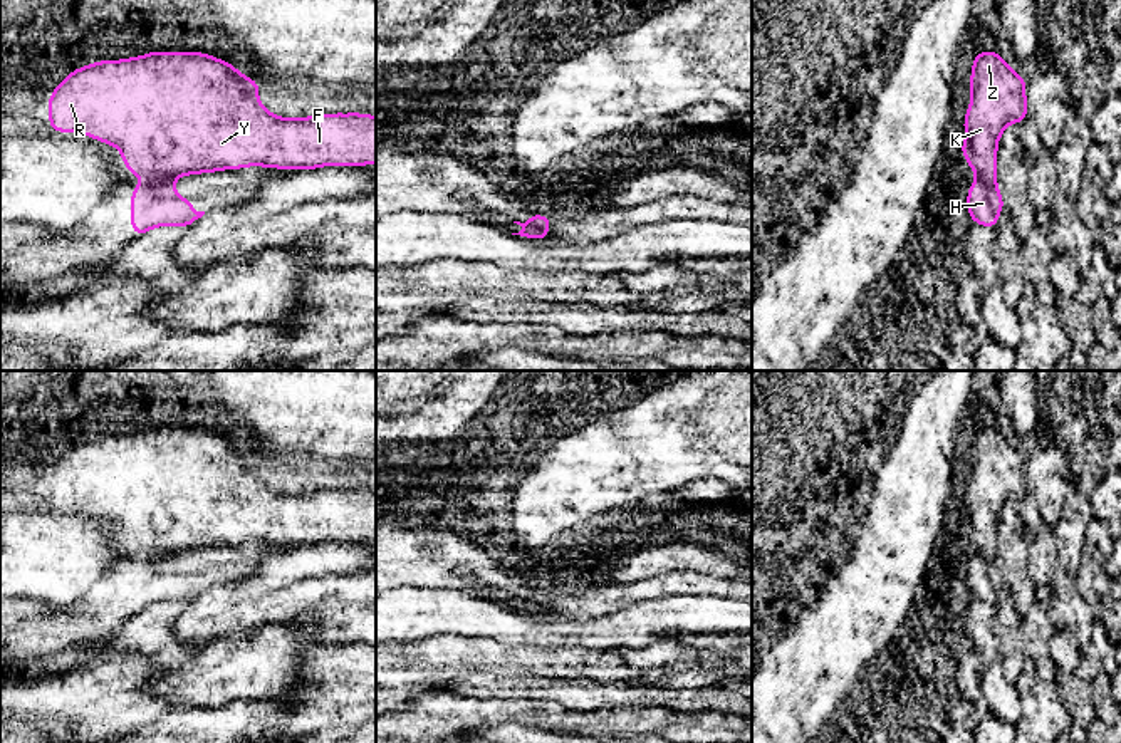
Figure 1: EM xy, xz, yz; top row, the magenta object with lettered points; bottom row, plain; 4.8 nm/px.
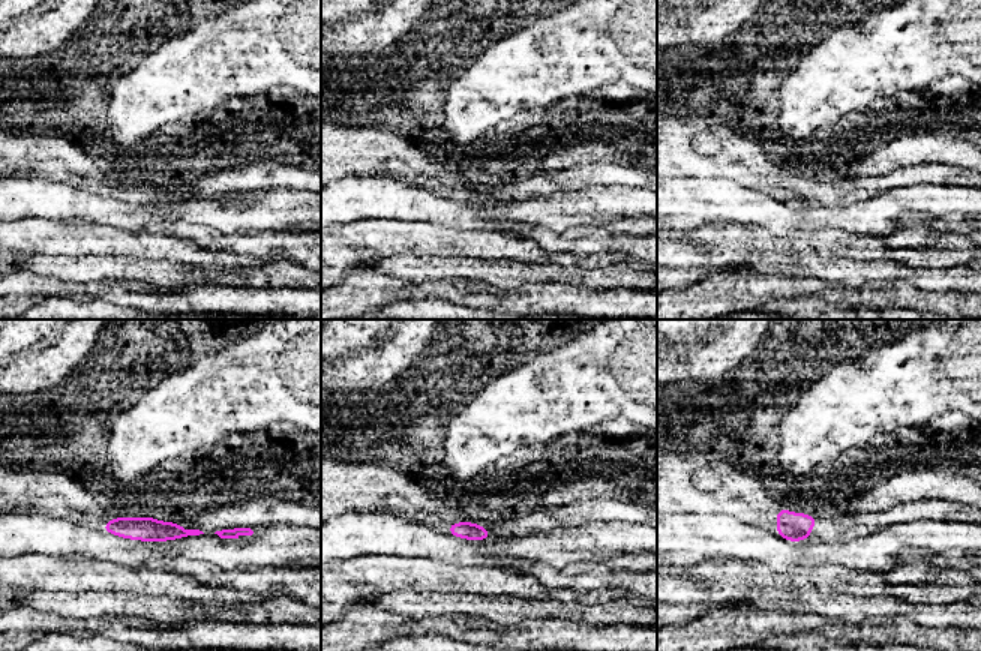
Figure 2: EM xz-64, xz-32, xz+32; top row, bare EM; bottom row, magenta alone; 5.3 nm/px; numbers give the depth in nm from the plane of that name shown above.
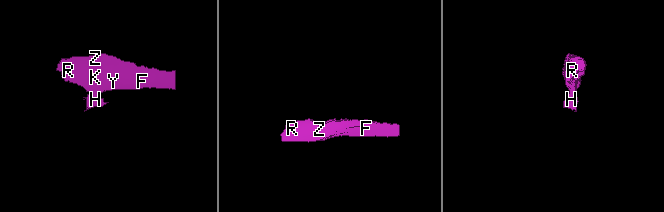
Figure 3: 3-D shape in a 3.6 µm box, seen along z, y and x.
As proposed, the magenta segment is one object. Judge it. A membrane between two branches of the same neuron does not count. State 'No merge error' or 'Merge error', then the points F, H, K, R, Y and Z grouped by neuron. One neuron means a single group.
Merge error. Groups: F K R Y Z / H

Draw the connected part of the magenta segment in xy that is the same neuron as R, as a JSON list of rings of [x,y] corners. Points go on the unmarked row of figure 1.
[[[149,428],[141,433],[124,434],[124,436],[101,436],[92,441],[76,444],[69,453],[54,465],[49,481],[50,505],[57,508],[74,507],[79,510],[89,510],[96,517],[106,518],[109,523],[112,520],[123,528],[123,538],[128,542],[131,550],[143,552],[148,560],[159,560],[168,555],[175,555],[185,550],[196,548],[213,548],[220,545],[240,545],[245,542],[267,542],[280,545],[314,545],[321,542],[361,542],[376,540],[376,493],[369,490],[317,490],[312,493],[285,495],[272,491],[257,475],[258,465],[262,461],[253,455],[242,451],[232,438],[223,438],[216,433],[201,428]]]

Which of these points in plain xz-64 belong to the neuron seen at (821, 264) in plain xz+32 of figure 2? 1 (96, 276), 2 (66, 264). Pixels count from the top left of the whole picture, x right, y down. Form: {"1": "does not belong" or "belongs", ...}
{"1": "belongs", "2": "belongs"}

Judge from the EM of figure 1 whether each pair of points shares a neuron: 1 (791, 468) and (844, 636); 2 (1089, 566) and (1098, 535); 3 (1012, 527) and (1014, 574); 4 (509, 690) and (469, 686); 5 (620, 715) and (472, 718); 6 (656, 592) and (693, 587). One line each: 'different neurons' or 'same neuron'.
1: different neurons
2: same neuron
3: same neuron
4: same neuron
5: same neuron
6: same neuron

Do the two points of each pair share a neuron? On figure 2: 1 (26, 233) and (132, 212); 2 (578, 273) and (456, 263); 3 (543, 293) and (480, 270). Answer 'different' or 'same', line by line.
1: different
2: same
3: different

